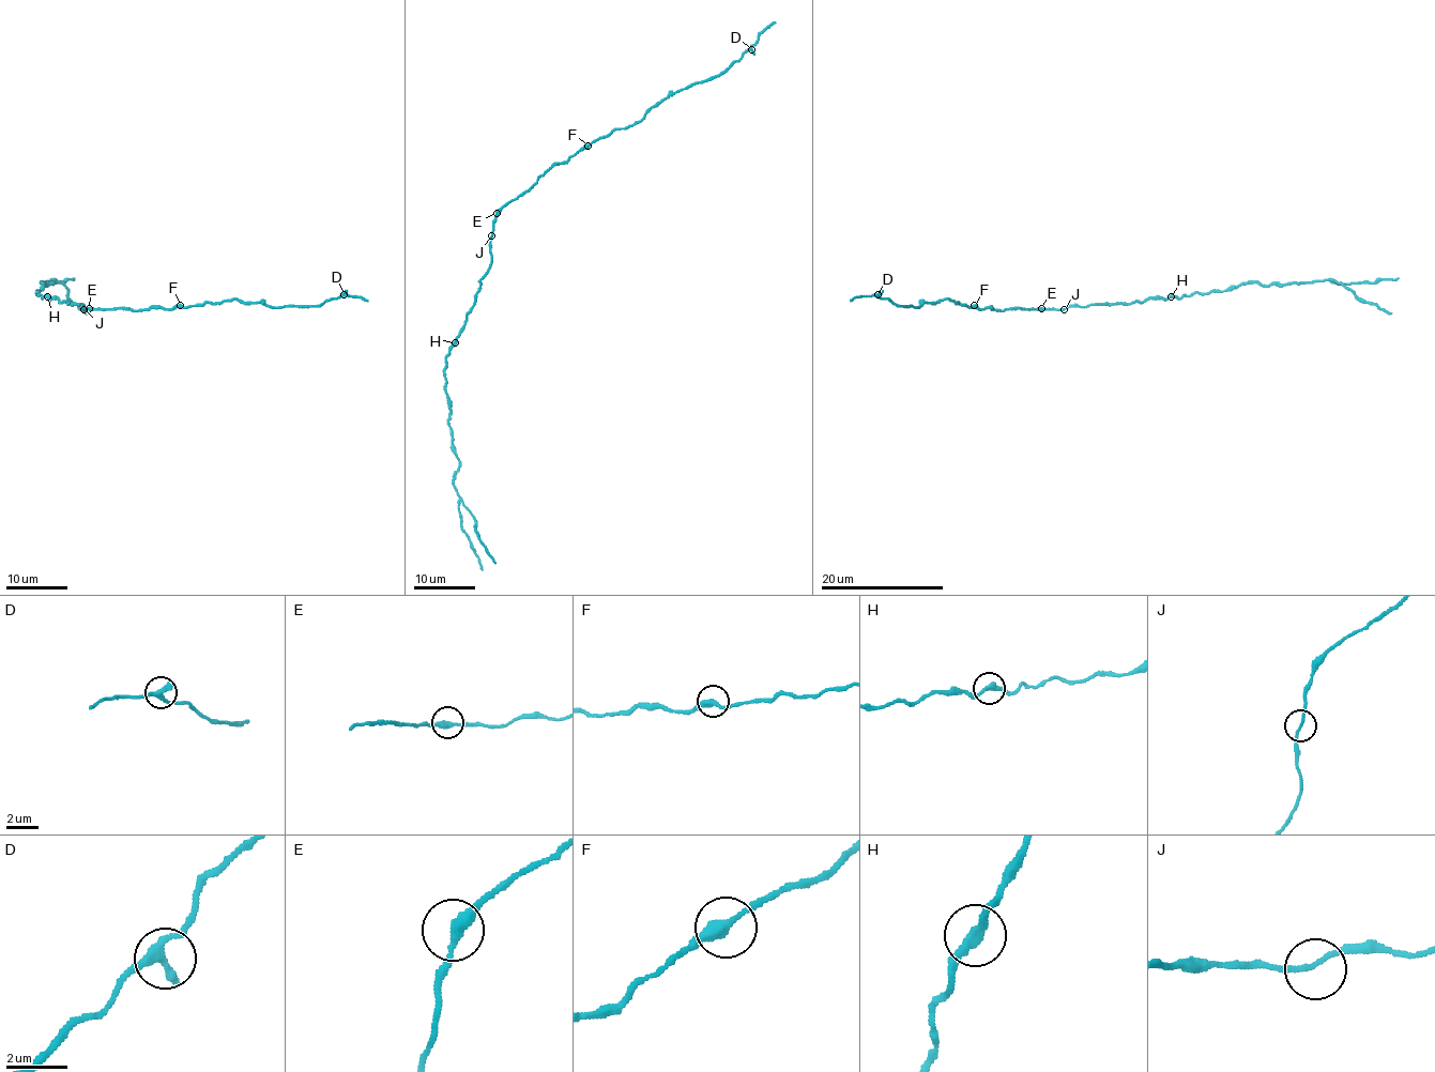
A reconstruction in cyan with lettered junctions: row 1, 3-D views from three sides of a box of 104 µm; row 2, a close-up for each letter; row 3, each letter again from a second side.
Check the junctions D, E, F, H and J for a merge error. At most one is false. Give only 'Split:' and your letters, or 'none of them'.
Split: H

